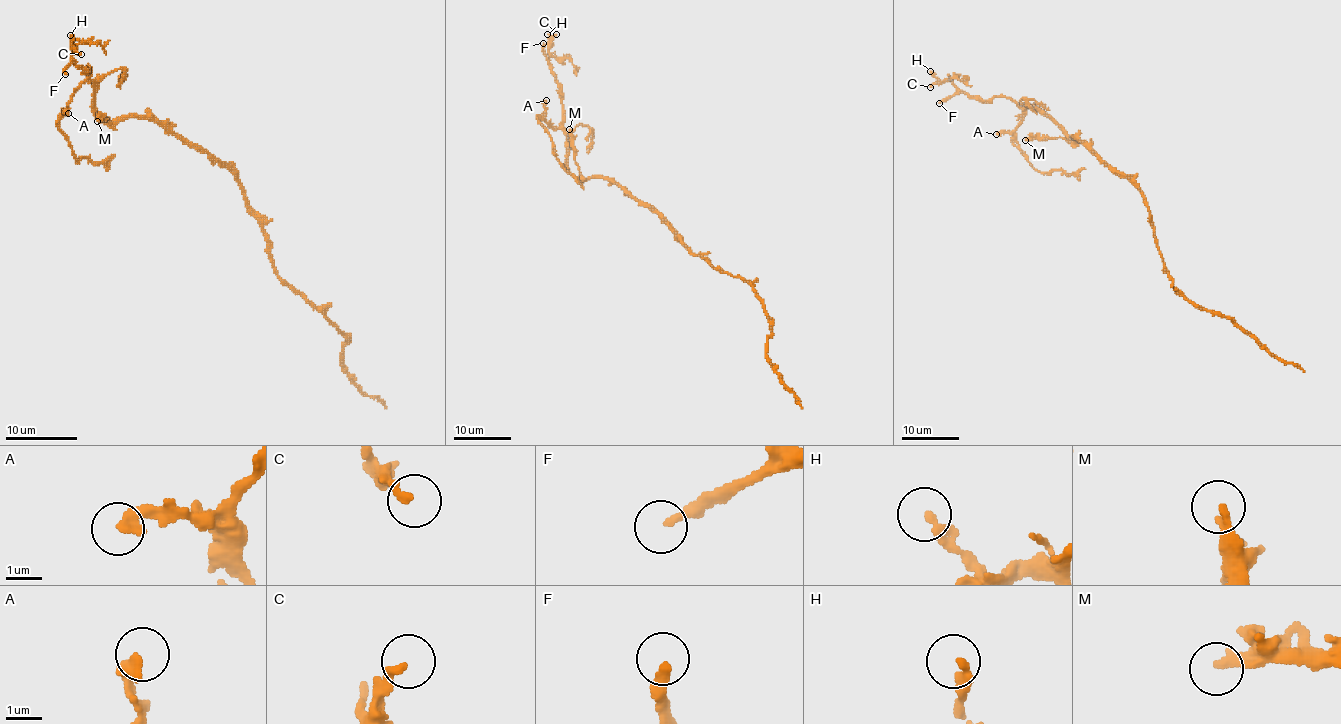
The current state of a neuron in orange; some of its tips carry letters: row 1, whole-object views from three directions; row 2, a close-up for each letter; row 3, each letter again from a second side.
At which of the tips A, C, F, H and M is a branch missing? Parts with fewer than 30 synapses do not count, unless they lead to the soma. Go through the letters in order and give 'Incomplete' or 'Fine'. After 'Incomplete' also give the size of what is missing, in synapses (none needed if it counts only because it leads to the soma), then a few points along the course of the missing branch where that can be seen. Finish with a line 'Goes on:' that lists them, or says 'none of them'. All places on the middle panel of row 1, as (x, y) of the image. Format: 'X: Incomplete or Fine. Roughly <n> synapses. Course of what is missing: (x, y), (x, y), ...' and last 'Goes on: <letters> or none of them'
A: Fine
C: Fine
F: Incomplete. Roughly 35 synapses
H: Fine
M: Fine
Goes on: F

